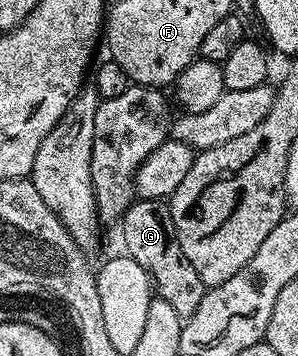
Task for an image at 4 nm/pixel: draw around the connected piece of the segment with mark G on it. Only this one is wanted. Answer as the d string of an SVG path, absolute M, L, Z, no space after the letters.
M133 200L122 218L124 225L123 252L146 271L152 281L155 296L166 299L174 311L178 311L181 319L186 319L202 303L206 286L198 279L198 271L190 267L190 259L182 255L182 247L174 231L174 219L171 208L164 201Z

